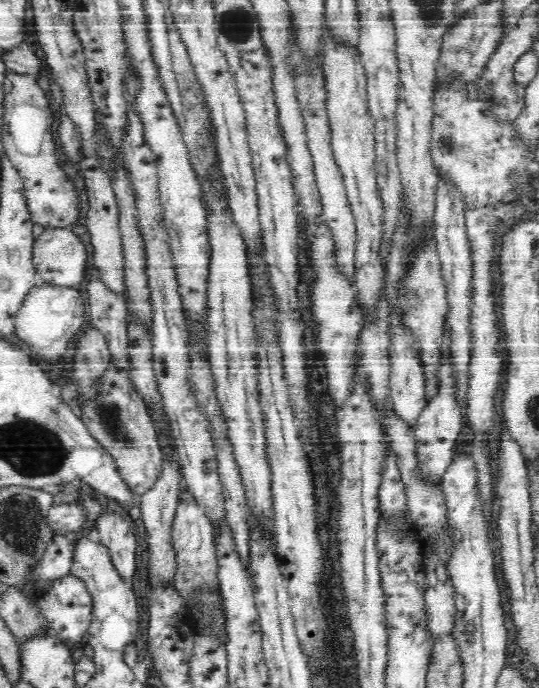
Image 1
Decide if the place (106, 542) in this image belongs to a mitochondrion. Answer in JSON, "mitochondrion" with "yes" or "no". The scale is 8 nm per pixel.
{"mitochondrion":"no"}

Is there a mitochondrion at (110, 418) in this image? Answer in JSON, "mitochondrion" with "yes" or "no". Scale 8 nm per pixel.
{"mitochondrion":"yes"}

